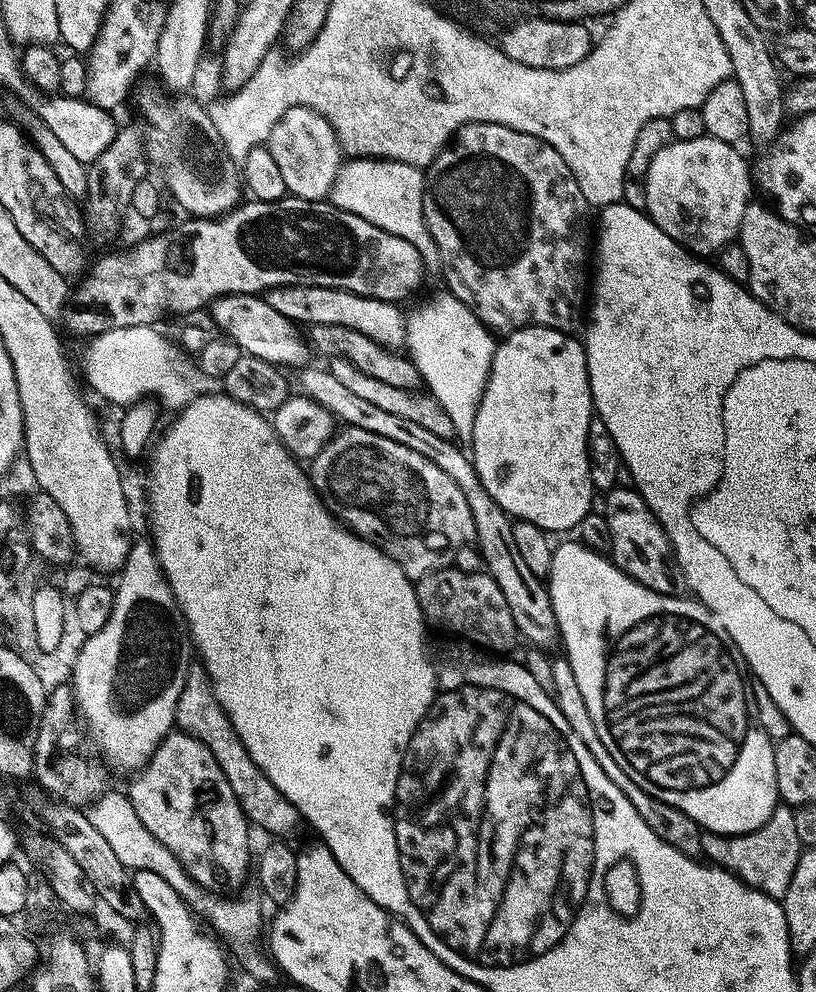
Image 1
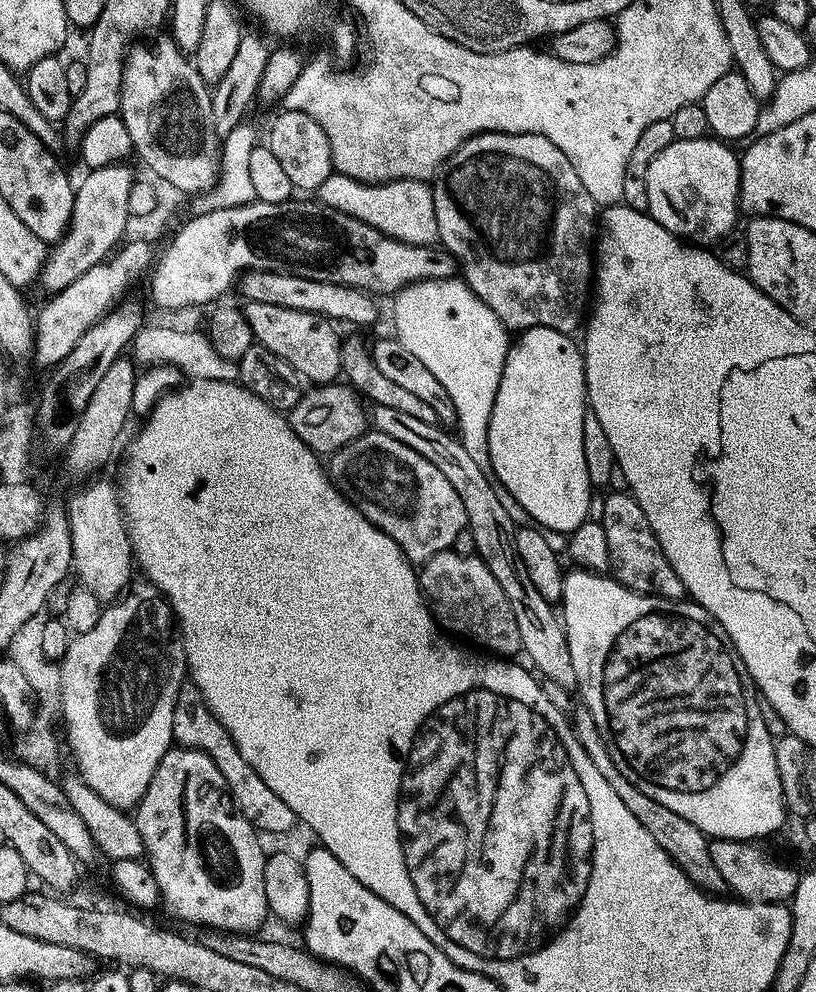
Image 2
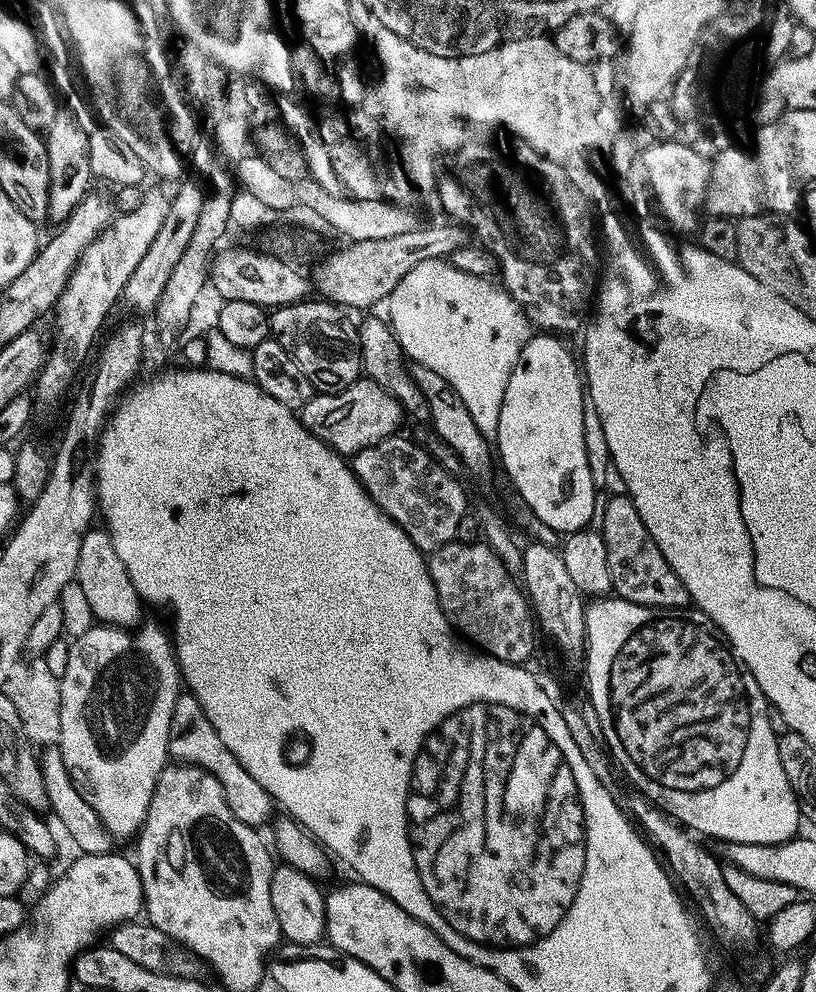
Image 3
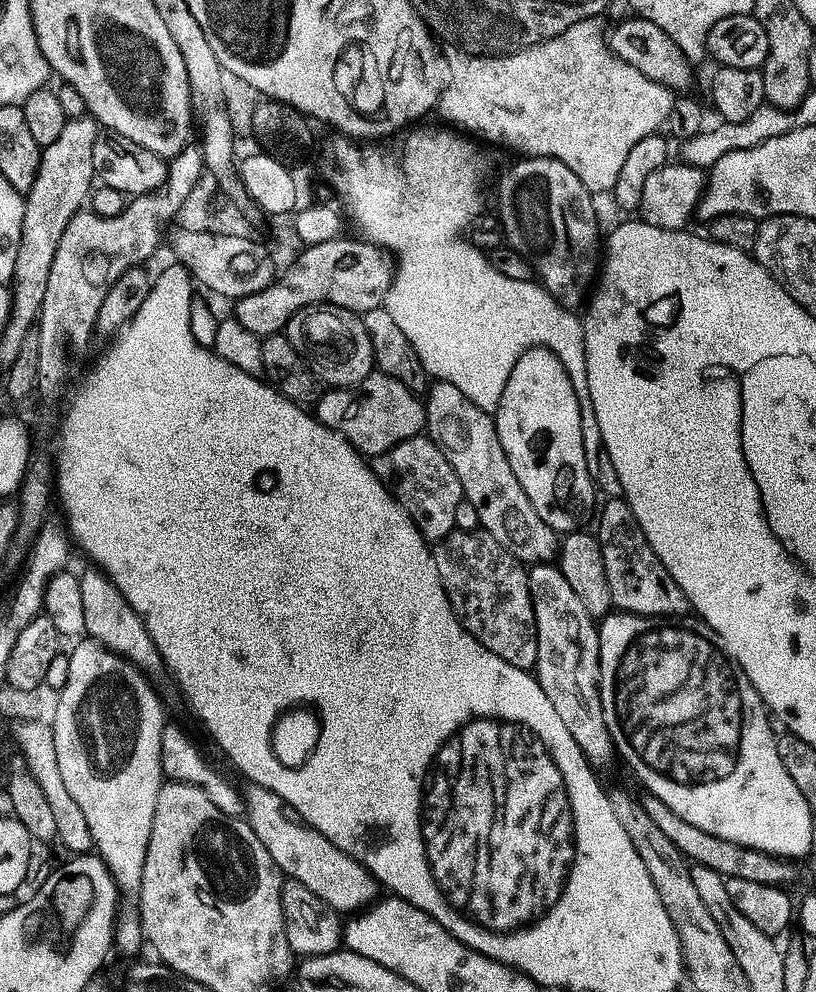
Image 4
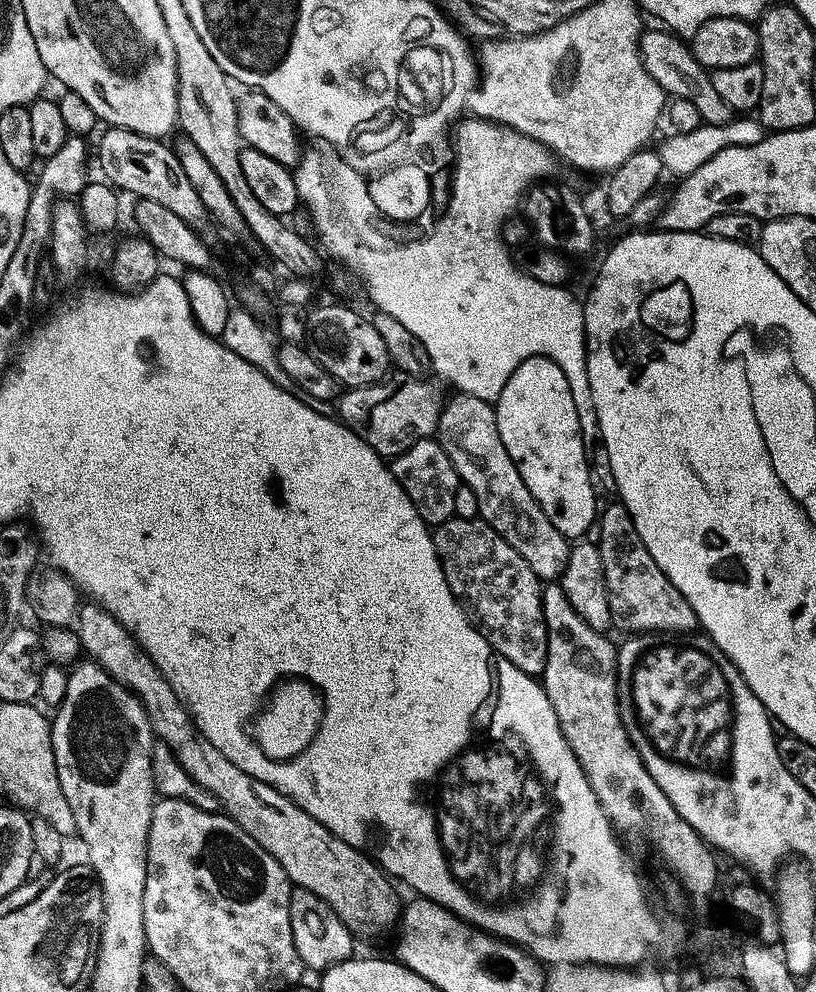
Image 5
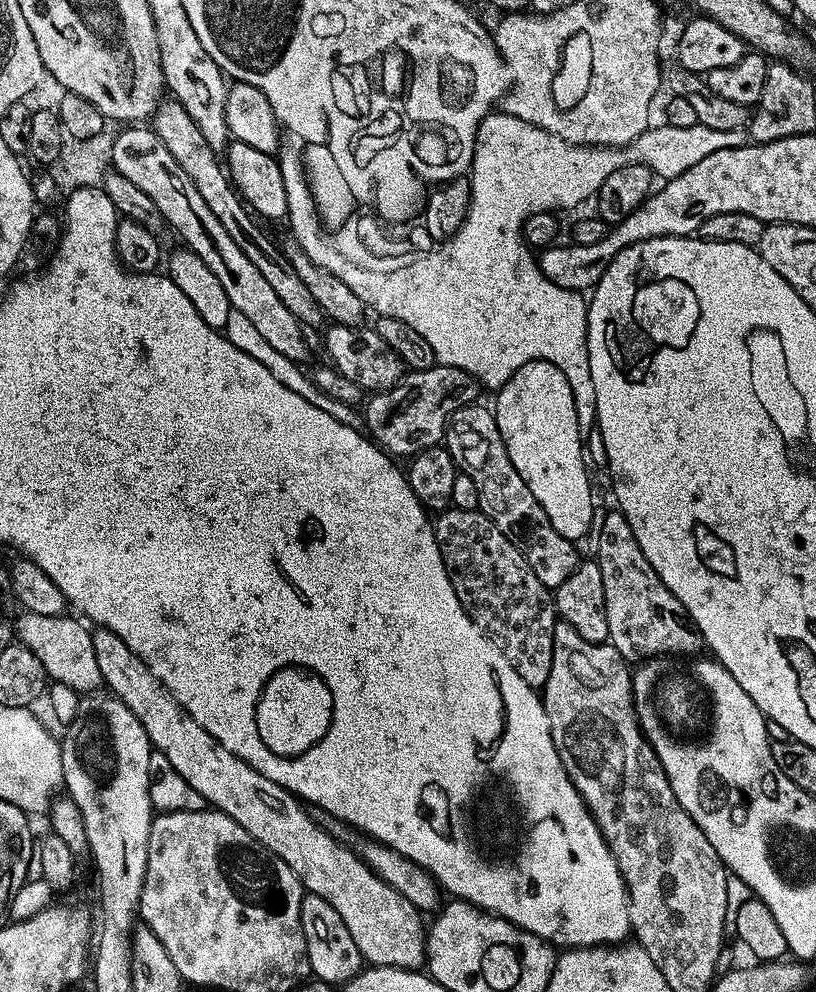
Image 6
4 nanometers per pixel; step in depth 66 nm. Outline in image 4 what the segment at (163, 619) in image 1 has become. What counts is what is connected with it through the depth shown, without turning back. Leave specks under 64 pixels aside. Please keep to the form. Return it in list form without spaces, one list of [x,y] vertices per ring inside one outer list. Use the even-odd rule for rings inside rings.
[[[85,639],[77,643],[73,652],[70,652],[70,678],[66,678],[66,686],[59,693],[57,717],[50,725],[54,734],[54,750],[58,750],[58,770],[62,770],[62,782],[66,782],[66,790],[70,790],[74,802],[78,802],[83,817],[86,818],[86,826],[90,826],[92,843],[101,860],[110,870],[110,874],[116,879],[117,889],[121,893],[139,893],[142,886],[142,874],[146,866],[146,854],[150,850],[150,834],[154,830],[154,814],[158,810],[158,794],[163,790],[166,777],[162,770],[162,734],[166,727],[164,720],[164,704],[156,693],[156,688],[151,679],[145,676],[136,665],[132,664],[122,656],[117,656],[108,648],[103,648],[96,641]]]

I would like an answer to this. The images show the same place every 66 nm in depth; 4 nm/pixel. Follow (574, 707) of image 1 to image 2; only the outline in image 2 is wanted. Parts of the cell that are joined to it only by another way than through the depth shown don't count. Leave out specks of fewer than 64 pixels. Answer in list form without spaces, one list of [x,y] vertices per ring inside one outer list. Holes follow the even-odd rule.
[[[586,706],[577,707],[574,713],[574,731],[576,733],[579,747],[584,749],[584,754],[590,758],[594,766],[598,766],[598,774],[601,780],[608,783],[608,787],[614,790],[618,798],[622,798],[625,812],[632,815],[633,820],[640,823],[641,828],[645,828],[650,838],[654,838],[657,849],[663,852],[667,859],[671,860],[675,867],[680,868],[688,877],[700,887],[702,892],[709,894],[724,894],[728,892],[726,882],[722,874],[718,874],[718,866],[714,866],[714,858],[710,854],[710,838],[694,822],[686,822],[686,818],[681,818],[674,814],[674,810],[666,810],[666,806],[661,806],[659,802],[654,802],[654,798],[646,798],[618,766],[614,766],[614,758],[610,758],[610,750]]]

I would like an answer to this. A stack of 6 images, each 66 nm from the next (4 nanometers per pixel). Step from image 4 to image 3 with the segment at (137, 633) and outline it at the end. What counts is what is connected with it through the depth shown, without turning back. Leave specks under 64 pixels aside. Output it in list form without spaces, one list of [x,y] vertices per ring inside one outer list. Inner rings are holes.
[[[89,530],[84,533],[75,583],[82,586],[90,604],[90,610],[101,625],[135,630],[142,623],[142,617],[140,617],[142,597],[138,594],[134,582],[130,582],[126,566],[122,566],[122,558],[114,550],[111,535],[107,531],[96,531]]]

